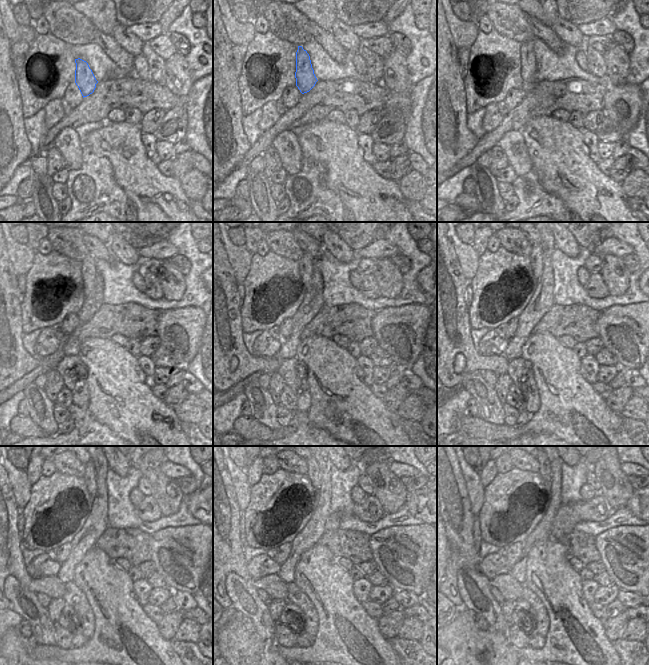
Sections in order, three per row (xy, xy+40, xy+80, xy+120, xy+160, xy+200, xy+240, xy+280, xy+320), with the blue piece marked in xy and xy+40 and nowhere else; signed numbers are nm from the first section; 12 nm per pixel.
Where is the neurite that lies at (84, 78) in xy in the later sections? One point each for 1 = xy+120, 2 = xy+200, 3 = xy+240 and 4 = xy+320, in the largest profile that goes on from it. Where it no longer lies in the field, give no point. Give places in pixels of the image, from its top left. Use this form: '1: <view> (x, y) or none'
1: xy+120 (81, 268)
2: xy+200 (536, 257)
3: xy+240 (89, 477)
4: xy+320 (544, 466)

